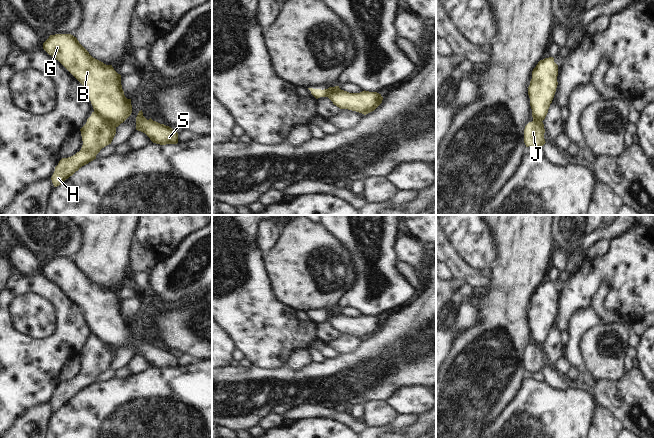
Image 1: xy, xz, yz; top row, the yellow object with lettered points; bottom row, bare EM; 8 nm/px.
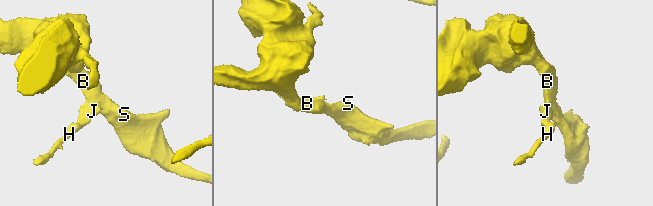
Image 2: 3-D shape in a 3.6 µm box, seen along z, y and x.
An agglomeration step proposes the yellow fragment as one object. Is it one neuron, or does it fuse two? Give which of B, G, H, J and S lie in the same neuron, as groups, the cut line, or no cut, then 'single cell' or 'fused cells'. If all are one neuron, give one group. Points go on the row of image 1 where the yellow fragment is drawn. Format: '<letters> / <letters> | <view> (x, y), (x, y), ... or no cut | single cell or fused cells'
B G S / H J | xy (94, 111), (100, 118), (108, 121), (115, 127) | fused cells

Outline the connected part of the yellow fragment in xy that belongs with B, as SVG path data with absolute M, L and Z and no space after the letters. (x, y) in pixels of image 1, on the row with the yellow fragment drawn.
M71 34L50 35L43 49L58 60L85 88L94 112L118 127L132 113L121 85L121 75L112 65L93 58Z

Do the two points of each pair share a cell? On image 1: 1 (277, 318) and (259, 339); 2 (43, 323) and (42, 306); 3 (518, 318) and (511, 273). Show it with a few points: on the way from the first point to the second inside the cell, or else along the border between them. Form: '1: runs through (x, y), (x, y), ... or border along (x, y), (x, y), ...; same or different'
1: runs through (272, 323), (264, 334); same
2: runs through (43, 319), (42, 310); same
3: runs through (511, 307), (511, 284); same

